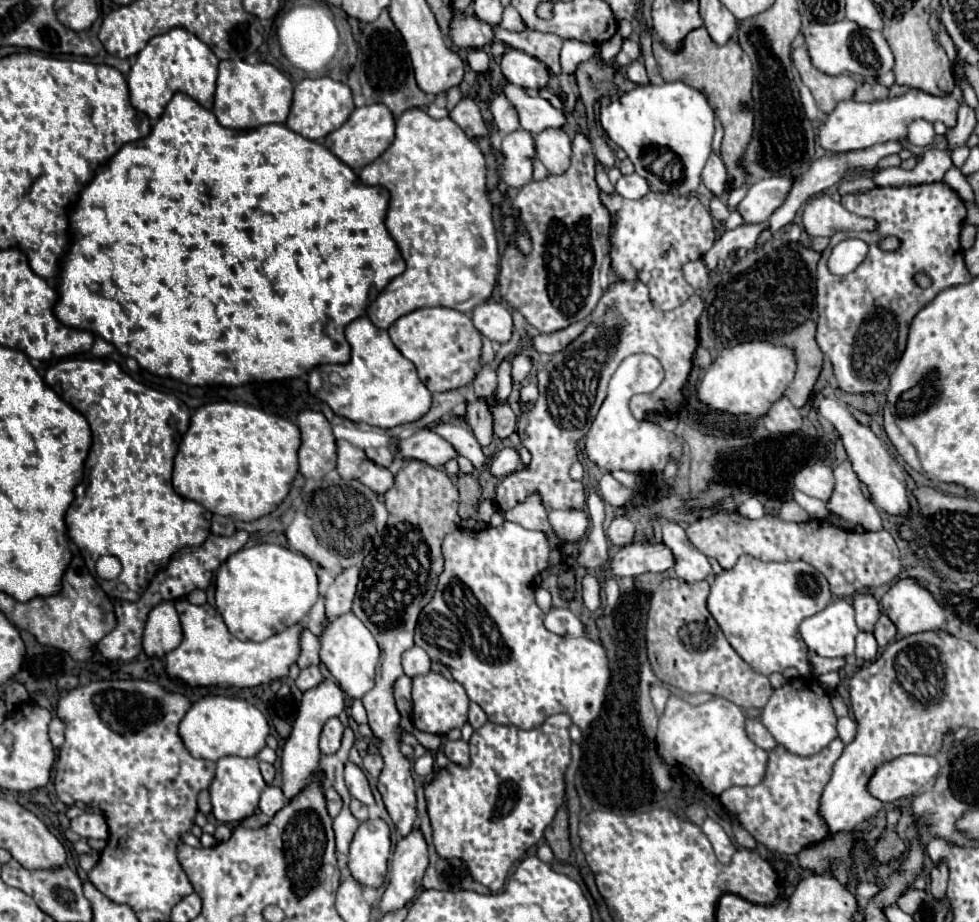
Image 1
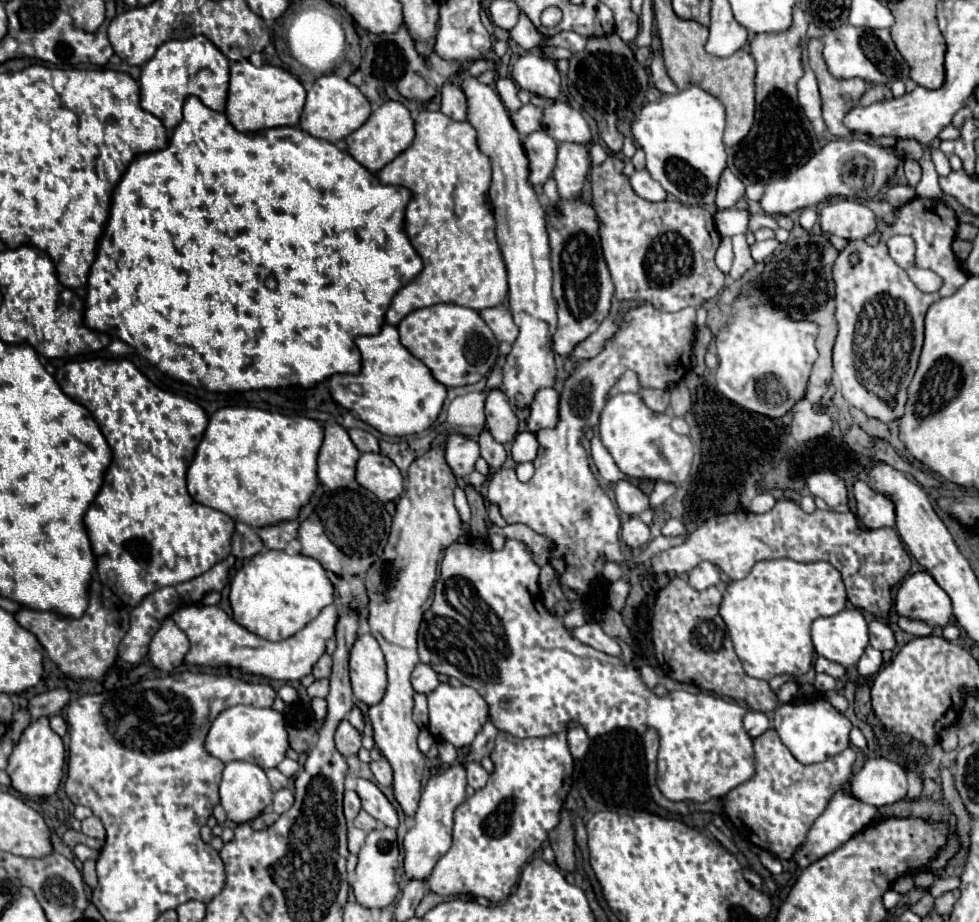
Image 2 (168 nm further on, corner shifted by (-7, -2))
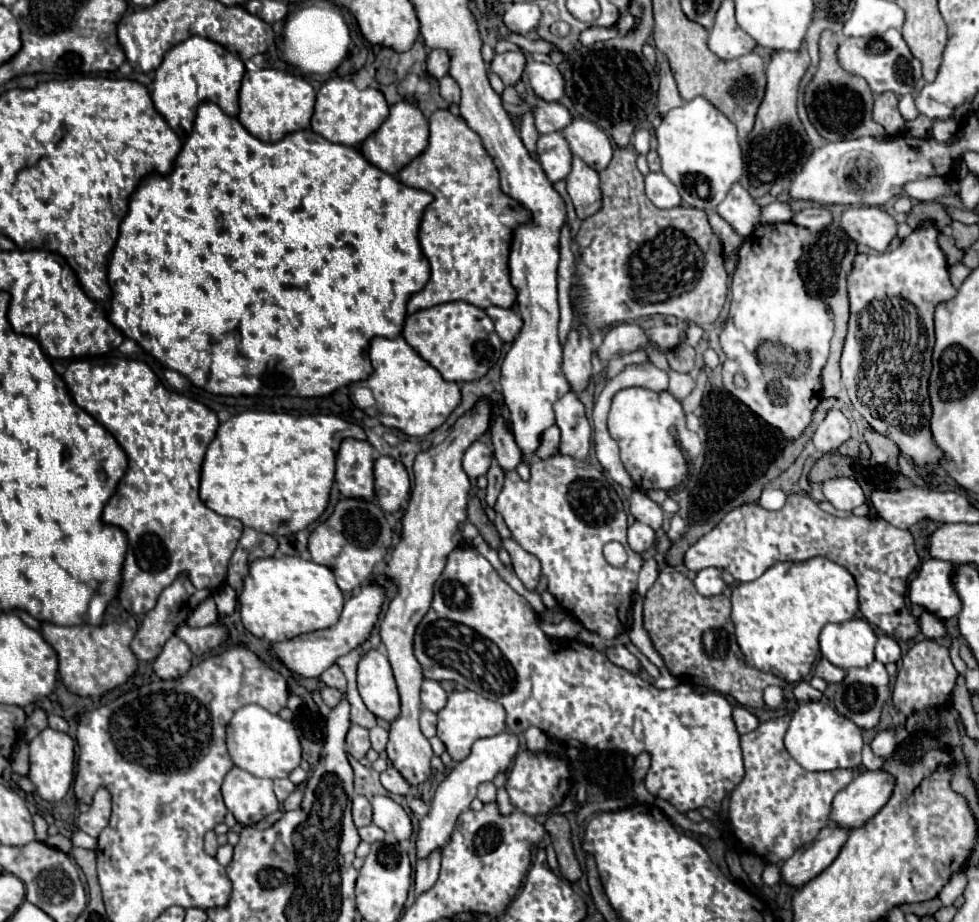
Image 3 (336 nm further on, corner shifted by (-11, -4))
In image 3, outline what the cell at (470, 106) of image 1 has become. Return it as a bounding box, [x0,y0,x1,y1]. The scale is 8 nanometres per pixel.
[440,75,460,103]

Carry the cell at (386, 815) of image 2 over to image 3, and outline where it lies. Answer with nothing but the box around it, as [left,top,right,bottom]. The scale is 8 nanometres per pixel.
[370,795,412,845]

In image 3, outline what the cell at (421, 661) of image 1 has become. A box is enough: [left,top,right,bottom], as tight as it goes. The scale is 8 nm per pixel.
[420,679,446,713]

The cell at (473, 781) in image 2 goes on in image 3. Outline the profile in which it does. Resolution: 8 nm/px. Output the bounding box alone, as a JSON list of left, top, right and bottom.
[478,783,496,803]

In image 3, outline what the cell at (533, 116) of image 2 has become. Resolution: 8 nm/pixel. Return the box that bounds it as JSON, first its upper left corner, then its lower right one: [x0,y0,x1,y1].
[534,103,572,133]

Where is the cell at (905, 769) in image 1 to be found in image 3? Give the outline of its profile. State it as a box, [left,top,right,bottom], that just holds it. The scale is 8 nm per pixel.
[830,771,896,829]

